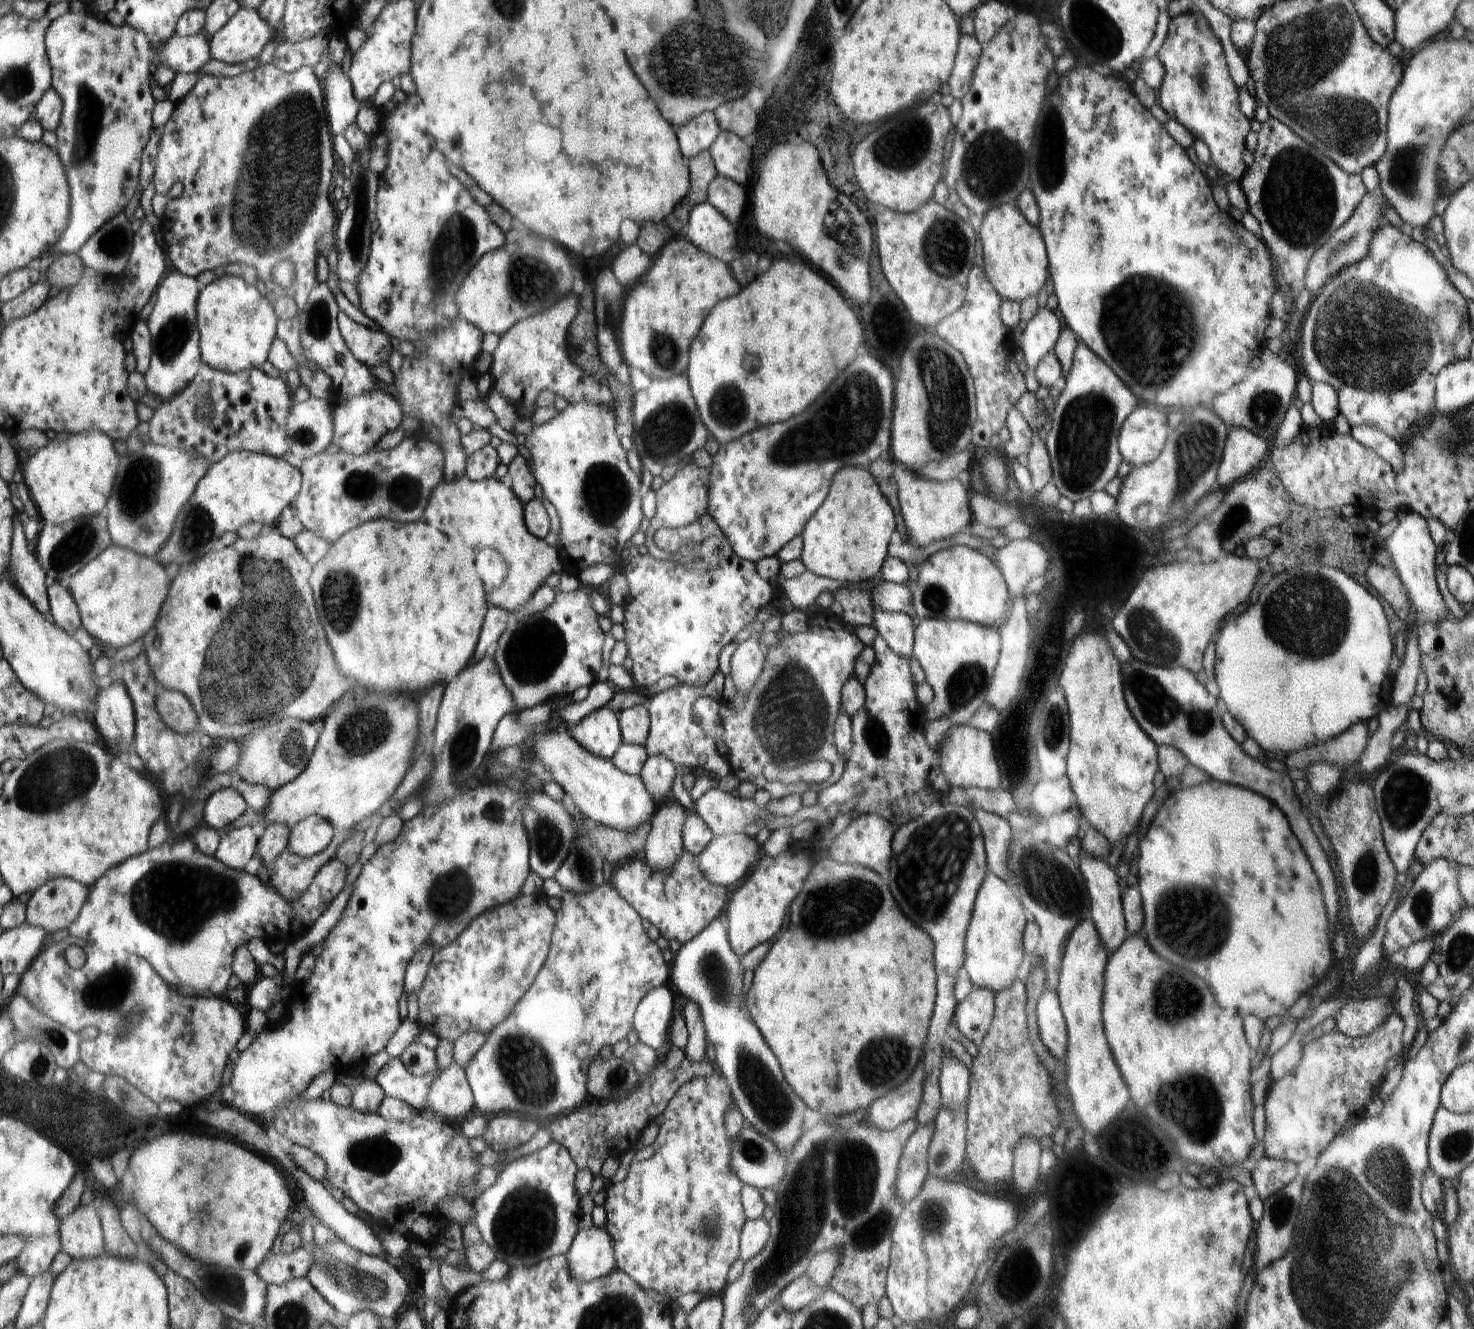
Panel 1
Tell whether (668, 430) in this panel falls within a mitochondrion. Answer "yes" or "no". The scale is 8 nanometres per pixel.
yes

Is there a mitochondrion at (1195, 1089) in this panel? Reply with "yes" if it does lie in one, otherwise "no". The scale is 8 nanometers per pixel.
yes

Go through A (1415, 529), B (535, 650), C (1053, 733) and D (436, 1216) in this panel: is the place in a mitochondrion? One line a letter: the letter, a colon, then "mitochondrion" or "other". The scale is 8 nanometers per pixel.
A: other
B: mitochondrion
C: mitochondrion
D: other

